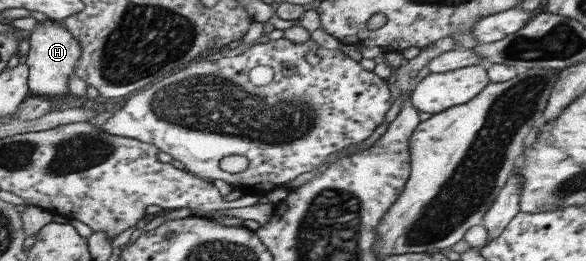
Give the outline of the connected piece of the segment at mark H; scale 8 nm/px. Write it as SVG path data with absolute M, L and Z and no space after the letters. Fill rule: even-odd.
M47 19L38 22L30 32L26 63L30 66L30 90L32 94L61 99L70 96L70 76L75 74L75 67L82 55L81 44L68 29L57 24L57 21Z

